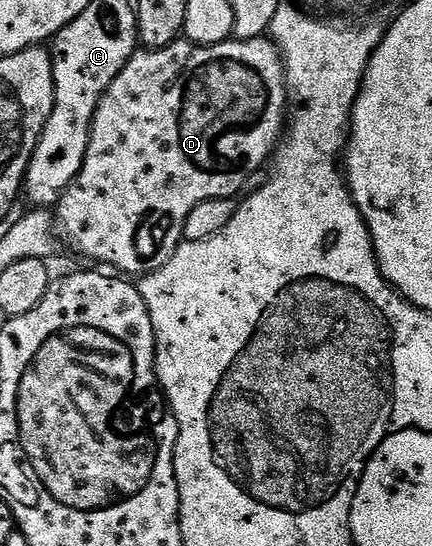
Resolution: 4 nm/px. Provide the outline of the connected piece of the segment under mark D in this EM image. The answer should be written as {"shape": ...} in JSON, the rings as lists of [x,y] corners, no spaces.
{"shape":[[[257,37],[248,41],[231,39],[219,45],[194,45],[191,41],[179,39],[163,49],[139,48],[130,56],[130,62],[116,75],[116,79],[108,87],[108,91],[100,99],[98,110],[92,123],[88,151],[84,159],[84,167],[80,167],[80,175],[70,184],[65,195],[56,206],[56,225],[66,232],[68,240],[74,244],[78,253],[91,257],[94,261],[103,261],[111,265],[111,270],[122,275],[138,273],[145,275],[154,273],[178,249],[184,240],[182,232],[186,229],[186,220],[193,215],[194,209],[201,207],[205,201],[218,201],[221,197],[234,197],[242,189],[242,184],[261,167],[271,160],[272,154],[279,148],[283,140],[282,128],[288,125],[288,90],[286,88],[286,66],[282,63],[282,55],[273,40]]]}

